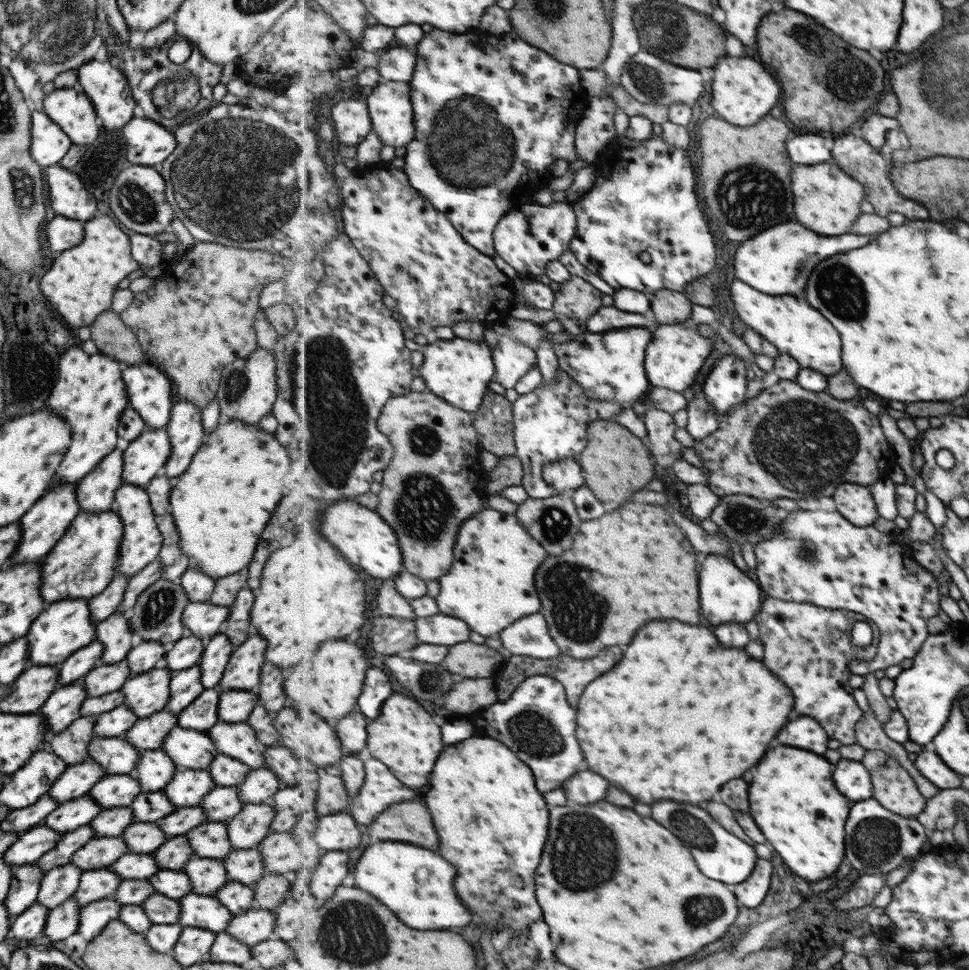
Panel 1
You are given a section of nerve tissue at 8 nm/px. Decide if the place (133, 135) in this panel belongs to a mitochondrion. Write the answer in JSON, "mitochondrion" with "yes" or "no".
{"mitochondrion":"no"}

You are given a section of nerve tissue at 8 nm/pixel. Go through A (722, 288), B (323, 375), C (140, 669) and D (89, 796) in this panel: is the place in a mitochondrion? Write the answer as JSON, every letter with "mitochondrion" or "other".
{"A":"other","B":"mitochondrion","C":"other","D":"other"}

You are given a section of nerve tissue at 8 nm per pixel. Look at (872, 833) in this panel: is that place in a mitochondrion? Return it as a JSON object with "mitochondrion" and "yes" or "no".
{"mitochondrion":"yes"}

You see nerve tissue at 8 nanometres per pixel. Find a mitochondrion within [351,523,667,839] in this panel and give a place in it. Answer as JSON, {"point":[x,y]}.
{"point":[577,609]}

